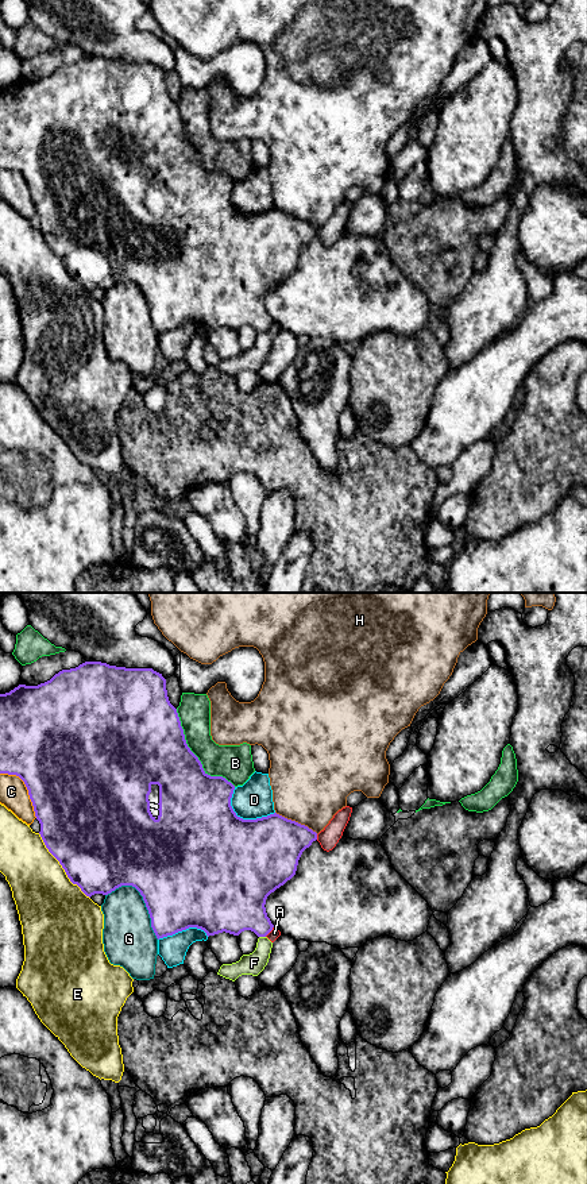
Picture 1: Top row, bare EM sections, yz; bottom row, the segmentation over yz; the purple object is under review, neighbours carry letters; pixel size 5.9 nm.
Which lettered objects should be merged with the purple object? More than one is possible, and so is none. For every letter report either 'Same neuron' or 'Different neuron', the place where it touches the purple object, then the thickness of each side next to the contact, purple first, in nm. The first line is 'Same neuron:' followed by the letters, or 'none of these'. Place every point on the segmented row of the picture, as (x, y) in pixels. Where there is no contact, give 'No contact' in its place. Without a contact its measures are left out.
Same neuron: none of these
A: Different neuron. Touches purple at yz (269, 932). Thickness 320 nm (purple) against 60 nm
B: Different neuron. Touches purple at yz (194, 755). Thickness 400 nm (purple) against 220 nm
C: Different neuron. Touches purple at yz (27, 789). Thickness 500 nm (purple) against 170 nm
D: Different neuron. Touches purple at yz (242, 818). Thickness 500 nm (purple) against 220 nm
E: Different neuron. Touches purple at yz (62, 867). Thickness 500 nm (purple) against 380 nm
F: Different neuron. Touches purple at yz (262, 936). Thickness 340 nm (purple) against 130 nm
G: Different neuron. Touches purple at yz (143, 899). Thickness 500 nm (purple) against 300 nm
H: Different neuron. Touches purple at yz (297, 822). Thickness 400 nm (purple) against 460 nm

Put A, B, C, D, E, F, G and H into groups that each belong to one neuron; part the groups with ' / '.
A F / B / C / D / E / G / H

